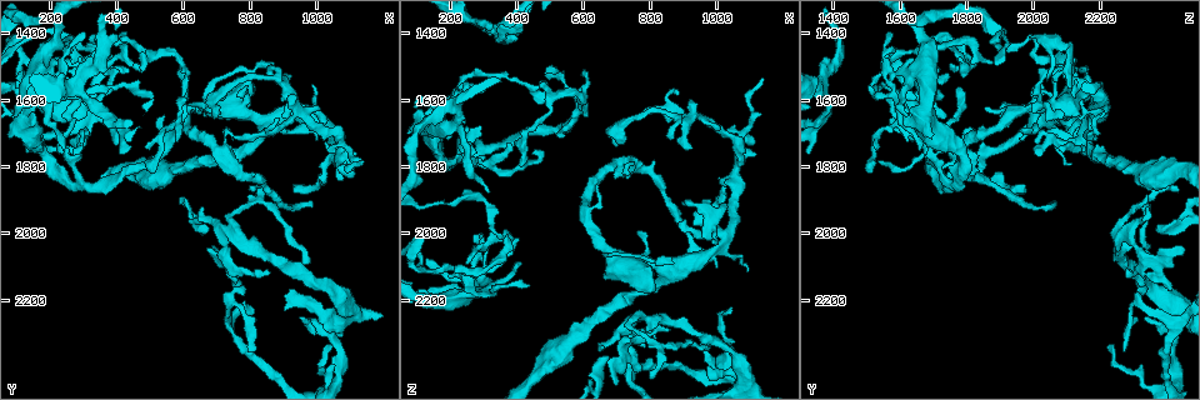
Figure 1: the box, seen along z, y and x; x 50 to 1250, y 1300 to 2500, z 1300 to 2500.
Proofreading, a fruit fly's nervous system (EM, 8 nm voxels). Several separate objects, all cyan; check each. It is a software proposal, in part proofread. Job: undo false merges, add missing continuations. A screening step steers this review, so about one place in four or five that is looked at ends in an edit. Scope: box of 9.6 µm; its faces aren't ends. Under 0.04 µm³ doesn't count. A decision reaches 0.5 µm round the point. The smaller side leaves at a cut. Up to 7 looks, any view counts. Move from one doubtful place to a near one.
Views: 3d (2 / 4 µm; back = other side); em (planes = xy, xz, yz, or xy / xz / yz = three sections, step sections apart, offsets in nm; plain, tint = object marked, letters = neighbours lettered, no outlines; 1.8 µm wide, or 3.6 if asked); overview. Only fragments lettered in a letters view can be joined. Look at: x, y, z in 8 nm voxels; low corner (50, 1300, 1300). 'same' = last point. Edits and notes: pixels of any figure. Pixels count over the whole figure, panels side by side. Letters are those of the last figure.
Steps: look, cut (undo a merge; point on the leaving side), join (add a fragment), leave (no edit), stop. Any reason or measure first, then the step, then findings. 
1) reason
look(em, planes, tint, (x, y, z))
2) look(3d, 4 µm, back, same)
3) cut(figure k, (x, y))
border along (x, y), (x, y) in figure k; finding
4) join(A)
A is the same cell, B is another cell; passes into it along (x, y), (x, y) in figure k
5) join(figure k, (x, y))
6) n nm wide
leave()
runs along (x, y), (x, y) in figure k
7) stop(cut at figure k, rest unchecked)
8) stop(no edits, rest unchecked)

thin end
look(em, yz, step 4, letters, (640, 1620, 1850))

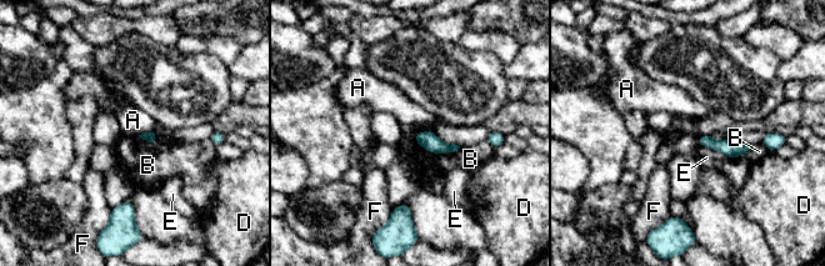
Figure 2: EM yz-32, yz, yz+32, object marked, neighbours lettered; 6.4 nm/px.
look(em, planes, letters, same)

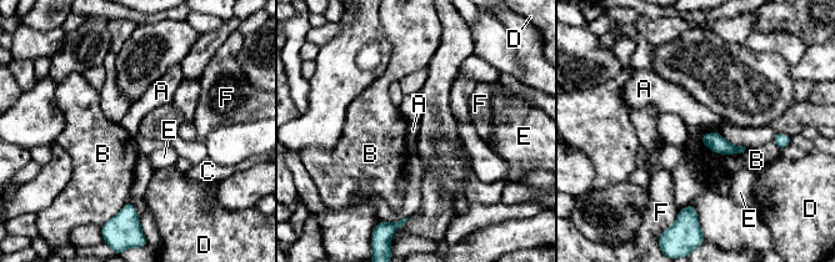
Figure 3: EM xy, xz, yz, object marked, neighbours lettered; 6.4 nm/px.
B touches over 280 nm
leave()
A, B, C, D, E and F are other cells; border along (714, 131), (706, 131), (700, 137) in figure 3; none of them fits

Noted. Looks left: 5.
look(em, planes, letters, (930, 1850, 1970))

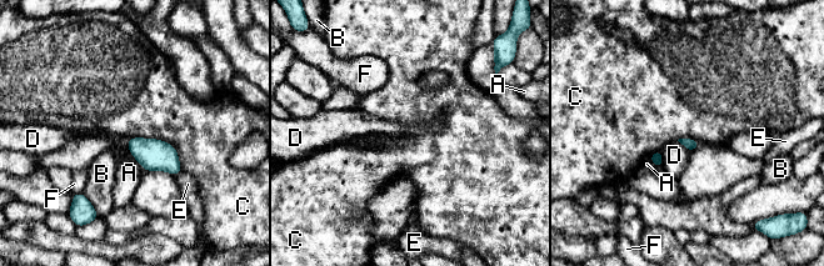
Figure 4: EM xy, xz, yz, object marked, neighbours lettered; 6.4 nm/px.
C touches over 420 nm
leave()
A, B, C, D, E and F are other cells; border along (128, 137), (168, 141), (183, 170) in figure 4; no lettered fragment goes on from it

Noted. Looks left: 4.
thin end
look(em, planes, letters, (980, 2080, 2350))

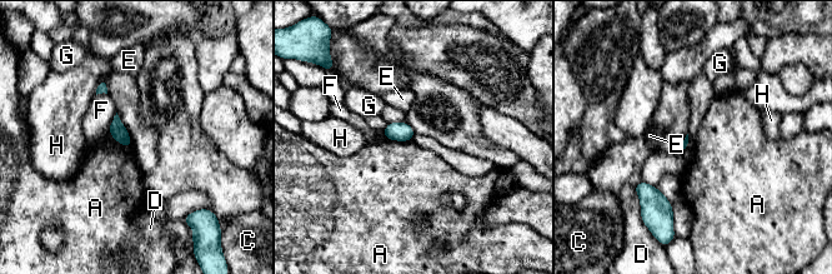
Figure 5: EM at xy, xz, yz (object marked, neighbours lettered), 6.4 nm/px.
leave()
A, C, D, E, F, G and H are other cells; border along (385, 136), (392, 140), (410, 142) in figure 5; none of them fits

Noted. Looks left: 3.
stop(no edits, rest unchecked)

